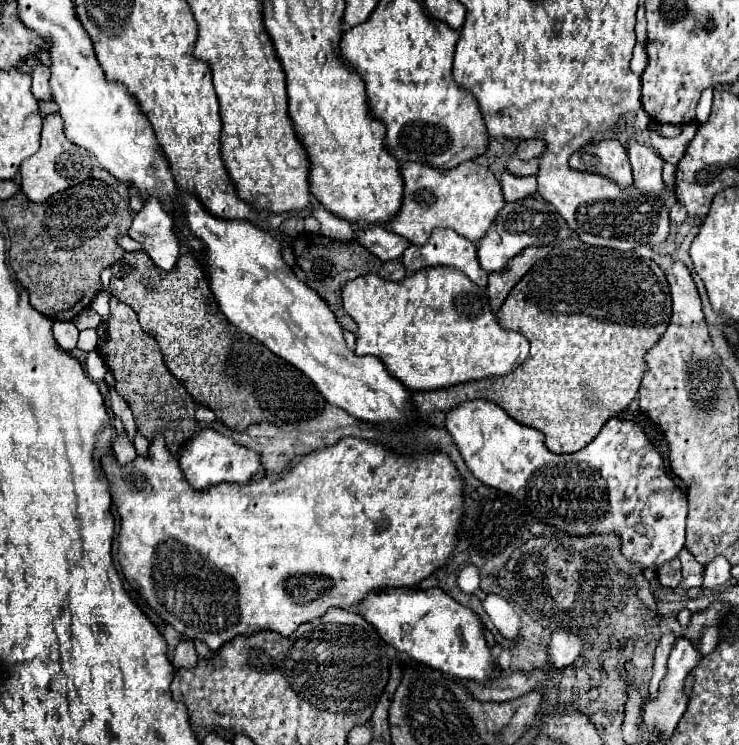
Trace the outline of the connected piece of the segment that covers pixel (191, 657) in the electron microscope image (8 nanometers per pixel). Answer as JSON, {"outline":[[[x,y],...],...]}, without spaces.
{"outline":[[[180,641],[180,645],[176,647],[176,653],[174,653],[174,667],[176,669],[194,669],[196,663],[198,663],[198,655],[196,655],[196,649],[192,645],[192,641]]]}

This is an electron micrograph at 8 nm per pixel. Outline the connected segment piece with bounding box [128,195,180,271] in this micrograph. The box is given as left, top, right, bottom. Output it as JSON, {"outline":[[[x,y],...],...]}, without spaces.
{"outline":[[[148,195],[128,231],[128,235],[142,245],[154,265],[164,271],[172,271],[180,255],[180,241],[172,231],[172,223],[172,215],[164,211],[158,197]]]}

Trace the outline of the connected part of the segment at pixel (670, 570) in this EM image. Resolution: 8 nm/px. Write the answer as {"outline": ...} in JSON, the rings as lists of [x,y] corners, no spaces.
{"outline":[[[672,559],[668,563],[664,563],[658,571],[658,581],[664,585],[664,587],[678,587],[682,579],[682,565],[680,565],[680,559]]]}

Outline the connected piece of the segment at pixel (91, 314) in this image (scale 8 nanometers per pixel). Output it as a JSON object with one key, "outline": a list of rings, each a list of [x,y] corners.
{"outline":[[[84,309],[82,313],[78,313],[76,317],[74,317],[74,325],[78,327],[78,329],[96,329],[98,325],[100,325],[100,321],[102,321],[102,317],[94,311],[94,309]]]}

